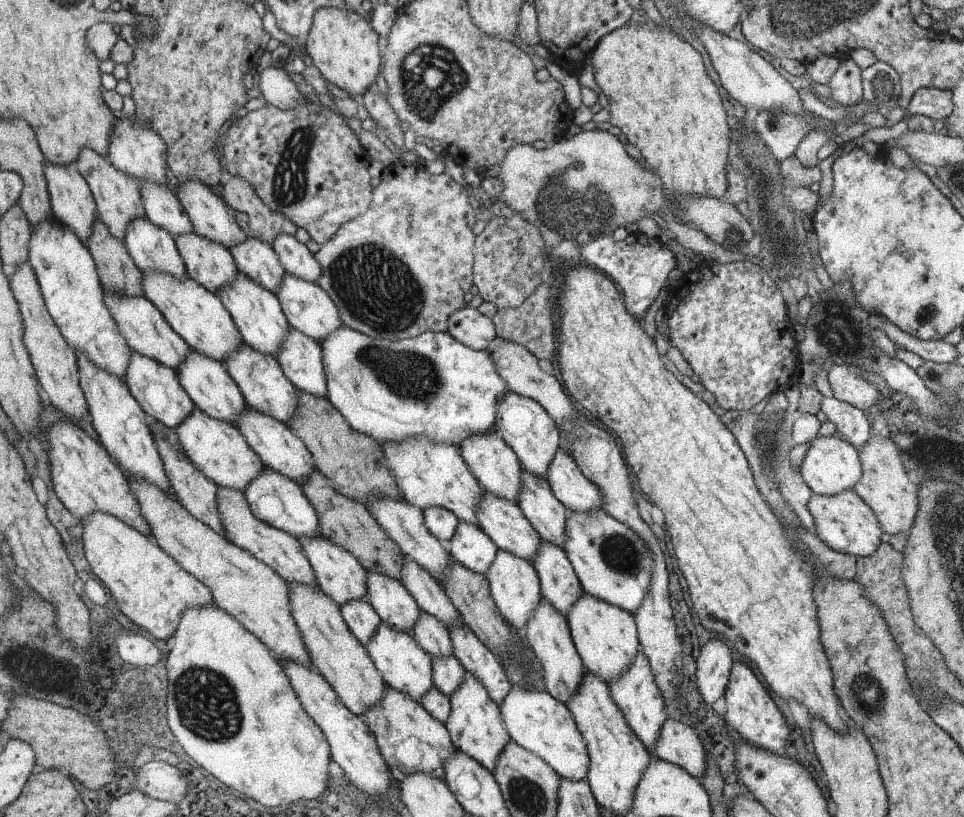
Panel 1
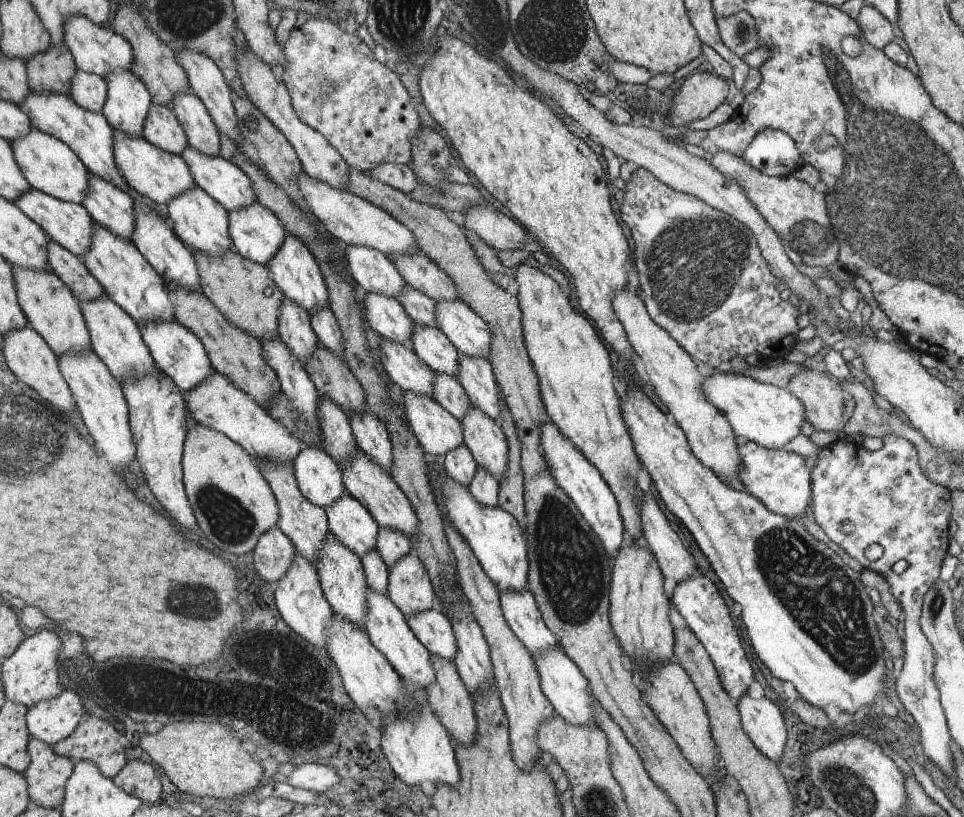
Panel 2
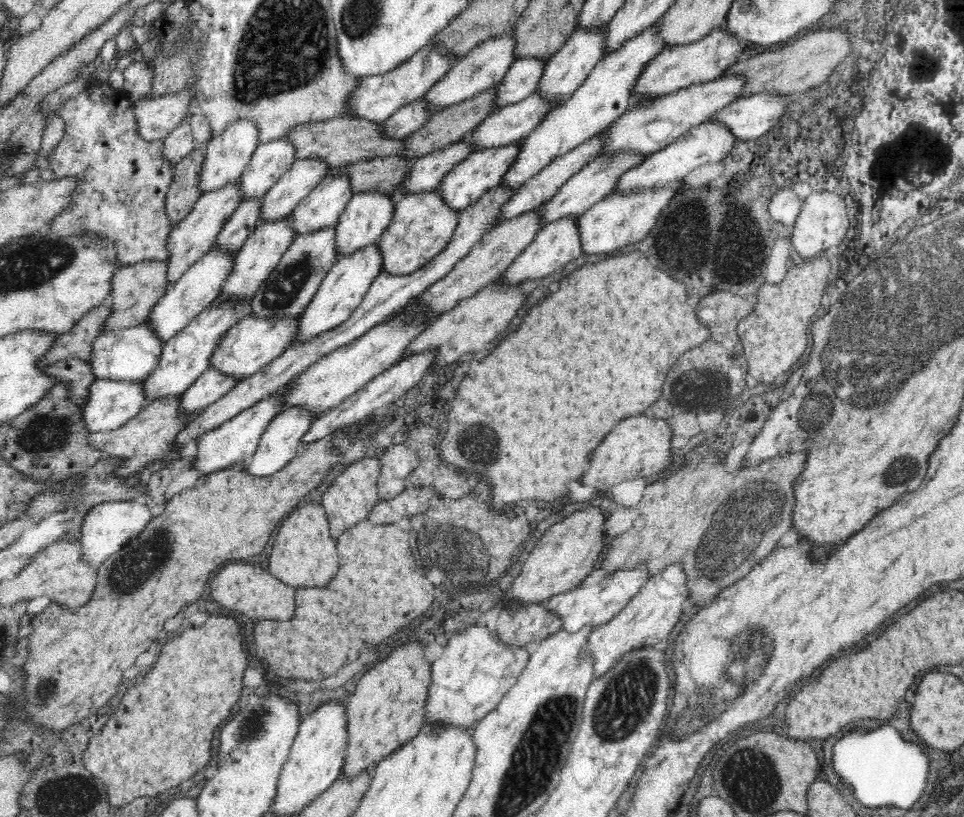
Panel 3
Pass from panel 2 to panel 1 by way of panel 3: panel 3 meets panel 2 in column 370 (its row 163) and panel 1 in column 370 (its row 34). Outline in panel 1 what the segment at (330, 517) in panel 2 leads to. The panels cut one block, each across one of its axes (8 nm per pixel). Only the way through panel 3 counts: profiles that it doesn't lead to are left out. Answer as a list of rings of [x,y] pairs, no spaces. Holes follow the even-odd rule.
[[[382,623],[377,627],[377,633],[366,644],[366,650],[369,658],[373,660],[374,667],[385,680],[385,684],[392,690],[402,692],[402,694],[406,694],[406,696],[410,696],[420,703],[420,698],[426,696],[426,692],[435,687],[433,658],[426,654],[424,648],[416,642],[412,634],[397,631],[394,627],[390,627],[388,623]]]

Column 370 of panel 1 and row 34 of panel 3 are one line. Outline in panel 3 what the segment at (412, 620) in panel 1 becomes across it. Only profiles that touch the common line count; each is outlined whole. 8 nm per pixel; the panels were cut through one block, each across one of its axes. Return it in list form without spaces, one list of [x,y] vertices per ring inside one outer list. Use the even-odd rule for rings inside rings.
[[[600,26],[598,30],[576,29],[564,44],[564,47],[546,60],[542,70],[543,76],[539,80],[539,88],[535,92],[539,94],[539,97],[542,97],[542,100],[550,101],[550,105],[563,102],[586,81],[598,61],[605,57],[603,48],[607,26]]]

